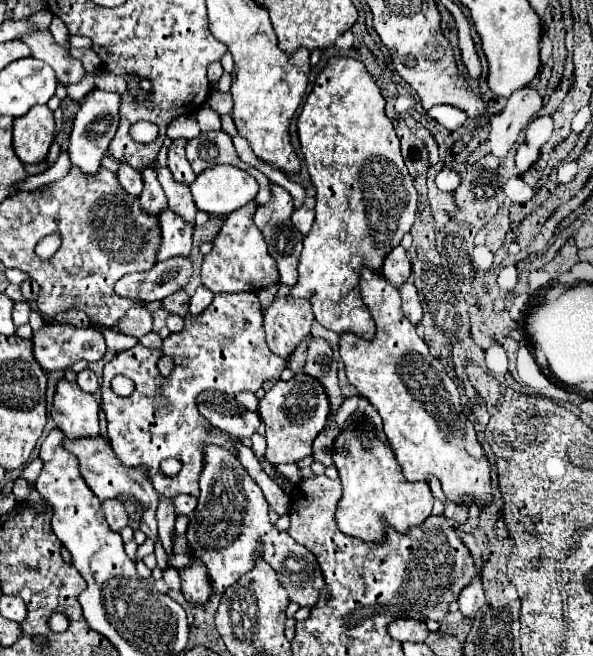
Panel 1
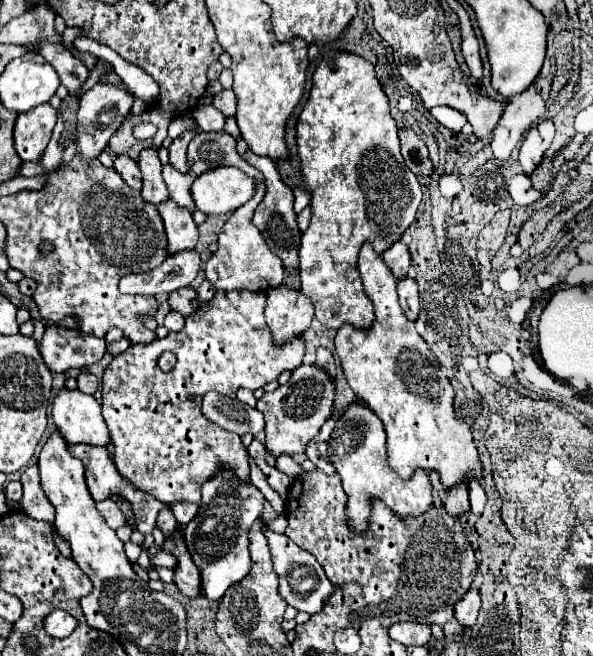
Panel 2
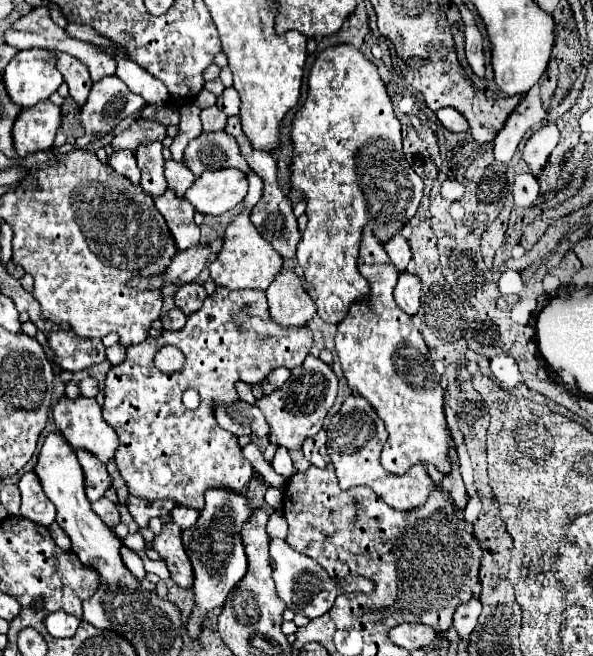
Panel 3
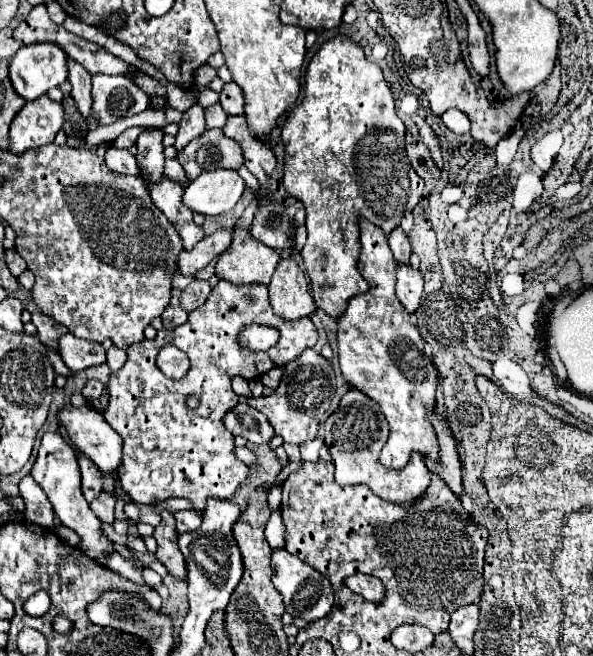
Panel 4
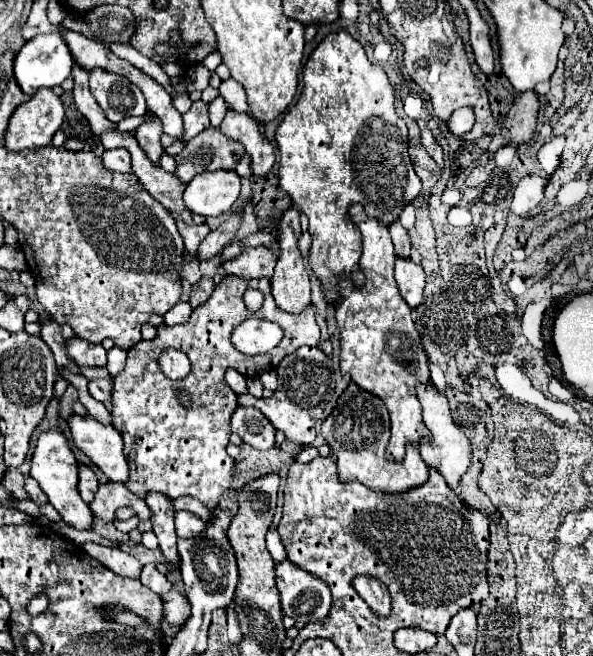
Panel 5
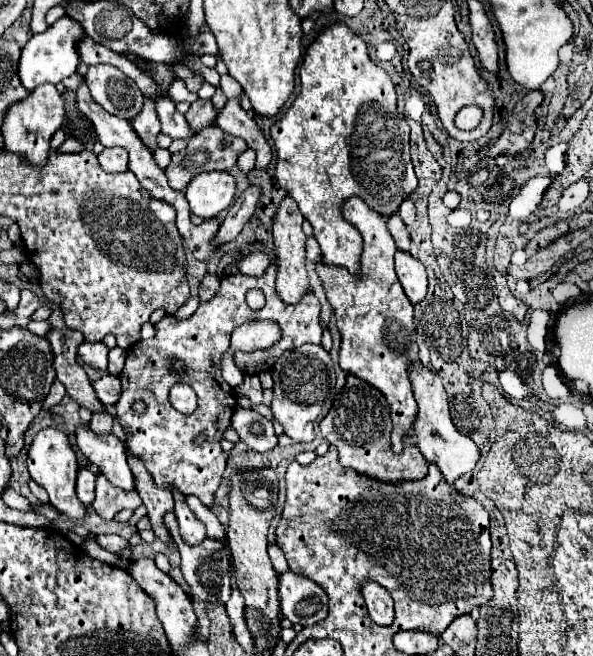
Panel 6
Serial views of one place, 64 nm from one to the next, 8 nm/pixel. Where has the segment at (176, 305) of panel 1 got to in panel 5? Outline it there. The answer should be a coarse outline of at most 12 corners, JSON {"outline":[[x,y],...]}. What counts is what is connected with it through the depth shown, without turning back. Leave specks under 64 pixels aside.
{"outline":[[200,278],[192,286],[190,304],[198,308],[210,298],[214,286],[212,278]]}

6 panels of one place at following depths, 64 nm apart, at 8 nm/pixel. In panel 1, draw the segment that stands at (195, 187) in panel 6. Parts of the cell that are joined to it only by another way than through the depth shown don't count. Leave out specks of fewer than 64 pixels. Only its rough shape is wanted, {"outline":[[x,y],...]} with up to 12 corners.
{"outline":[[238,166],[204,170],[190,186],[196,208],[226,216],[258,194]]}

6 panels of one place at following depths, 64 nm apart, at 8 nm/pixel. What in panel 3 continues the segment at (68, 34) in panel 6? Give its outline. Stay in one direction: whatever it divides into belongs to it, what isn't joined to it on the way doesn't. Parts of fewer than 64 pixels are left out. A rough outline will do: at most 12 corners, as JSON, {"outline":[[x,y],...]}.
{"outline":[[22,50],[2,74],[30,108],[64,82],[48,50]]}

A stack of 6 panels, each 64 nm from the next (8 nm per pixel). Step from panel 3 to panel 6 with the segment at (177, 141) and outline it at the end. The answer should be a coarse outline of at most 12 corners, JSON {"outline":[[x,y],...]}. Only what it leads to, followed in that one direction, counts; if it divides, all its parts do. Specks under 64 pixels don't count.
{"outline":[[196,100],[186,112],[194,134],[212,126],[216,112],[210,100]]}

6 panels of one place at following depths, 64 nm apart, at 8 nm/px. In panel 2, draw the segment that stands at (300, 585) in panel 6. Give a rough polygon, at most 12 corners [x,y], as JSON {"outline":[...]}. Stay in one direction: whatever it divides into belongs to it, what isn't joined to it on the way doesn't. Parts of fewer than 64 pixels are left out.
{"outline":[[264,532],[284,600],[316,614],[332,592],[320,562]]}

